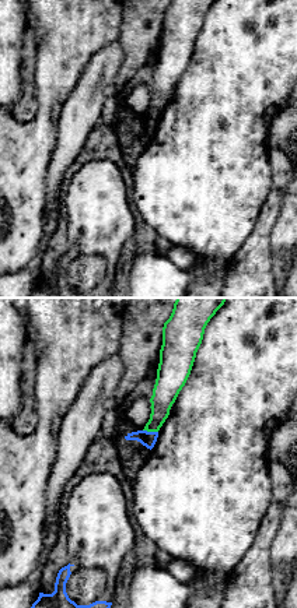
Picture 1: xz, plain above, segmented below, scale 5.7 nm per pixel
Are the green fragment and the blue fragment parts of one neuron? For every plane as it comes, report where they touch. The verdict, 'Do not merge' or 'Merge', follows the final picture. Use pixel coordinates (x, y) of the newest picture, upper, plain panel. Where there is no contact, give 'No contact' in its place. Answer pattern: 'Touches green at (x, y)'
Touches green at (150, 118)

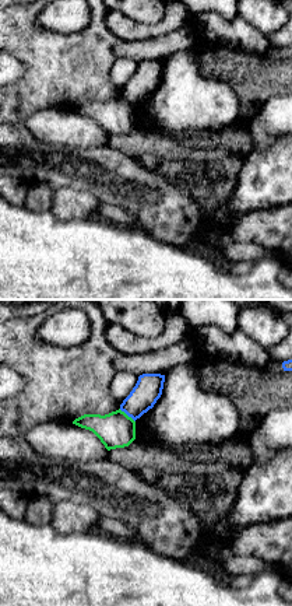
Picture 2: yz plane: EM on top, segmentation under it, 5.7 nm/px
Touches green at (126, 101)

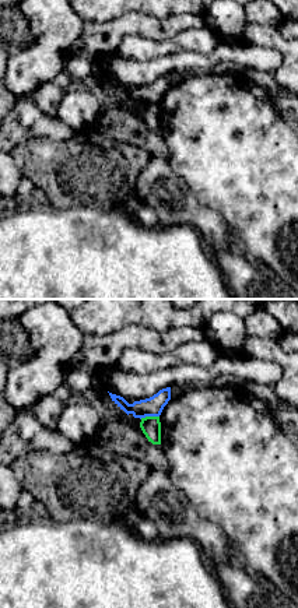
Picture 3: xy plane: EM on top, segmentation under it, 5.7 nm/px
Touches green at (148, 104)

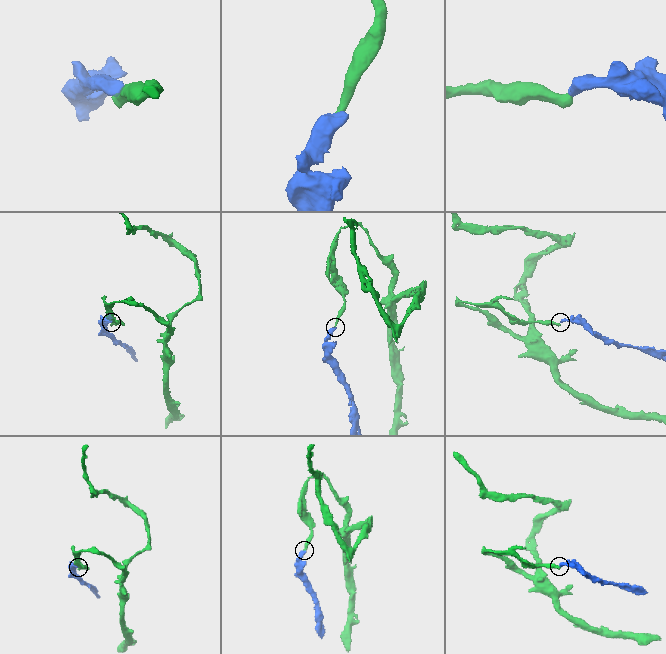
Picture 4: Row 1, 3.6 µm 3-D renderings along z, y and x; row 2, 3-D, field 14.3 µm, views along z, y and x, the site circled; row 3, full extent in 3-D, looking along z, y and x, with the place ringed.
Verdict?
Do not merge

